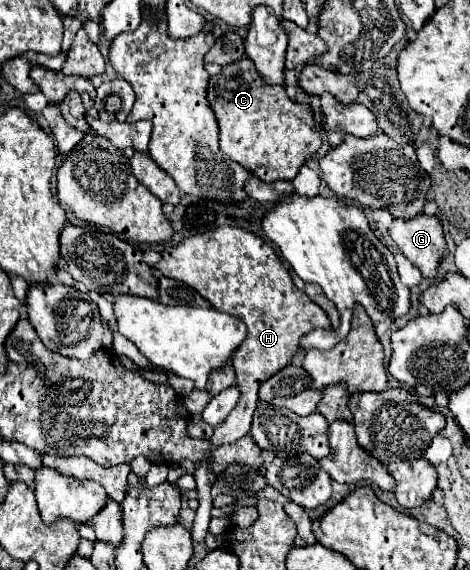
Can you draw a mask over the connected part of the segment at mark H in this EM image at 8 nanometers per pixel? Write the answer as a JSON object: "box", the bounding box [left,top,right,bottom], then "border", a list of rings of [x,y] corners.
{"box":[155,227,329,445],"border":[[[221,227],[213,229],[213,233],[187,237],[177,247],[167,247],[155,267],[165,277],[179,279],[199,291],[217,311],[225,311],[247,325],[247,337],[241,343],[241,349],[231,357],[236,383],[243,395],[211,437],[215,445],[237,441],[251,429],[259,385],[293,361],[299,353],[299,339],[303,335],[313,329],[329,329],[329,317],[295,287],[275,251],[261,237],[239,227]]]}

